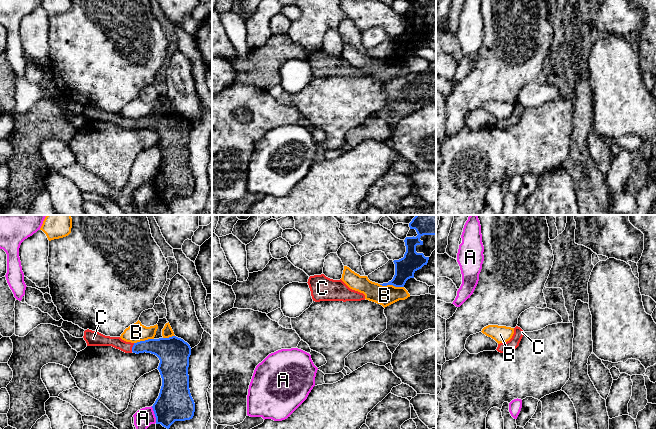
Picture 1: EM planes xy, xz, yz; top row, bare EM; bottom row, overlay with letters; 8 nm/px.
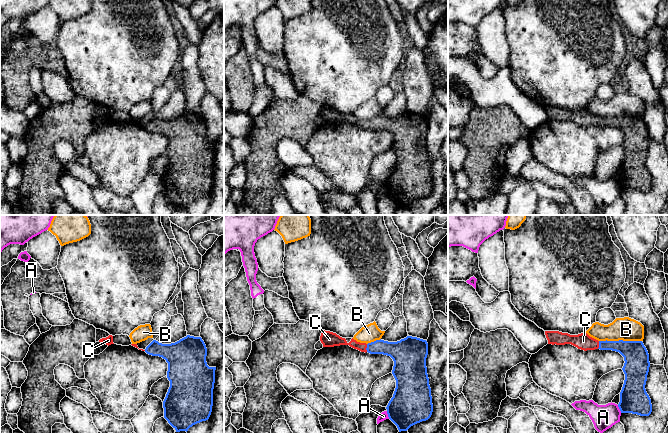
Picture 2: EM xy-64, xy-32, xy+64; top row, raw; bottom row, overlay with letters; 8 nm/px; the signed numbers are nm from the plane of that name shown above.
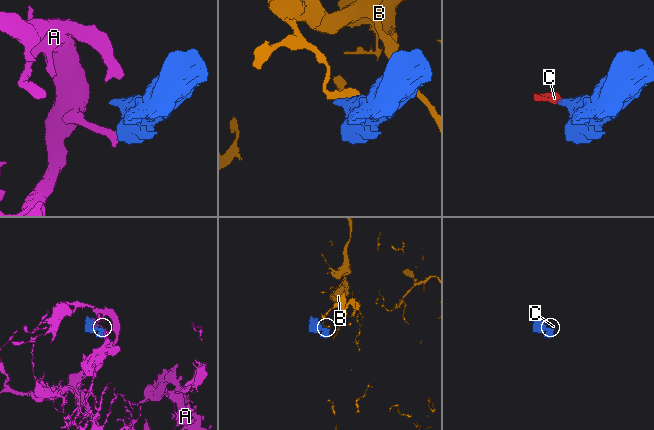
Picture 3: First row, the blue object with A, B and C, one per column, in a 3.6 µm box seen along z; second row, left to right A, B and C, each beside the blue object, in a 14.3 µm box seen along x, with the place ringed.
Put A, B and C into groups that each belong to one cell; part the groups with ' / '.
A / B / C

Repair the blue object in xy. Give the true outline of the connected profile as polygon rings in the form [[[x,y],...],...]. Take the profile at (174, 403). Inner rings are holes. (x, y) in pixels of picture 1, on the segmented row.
[[[89,329],[84,331],[83,338],[87,346],[112,346],[125,353],[156,355],[160,360],[157,369],[162,378],[159,396],[152,406],[156,424],[169,429],[175,421],[193,418],[195,403],[190,393],[188,375],[191,347],[183,339],[172,336],[131,343]]]

